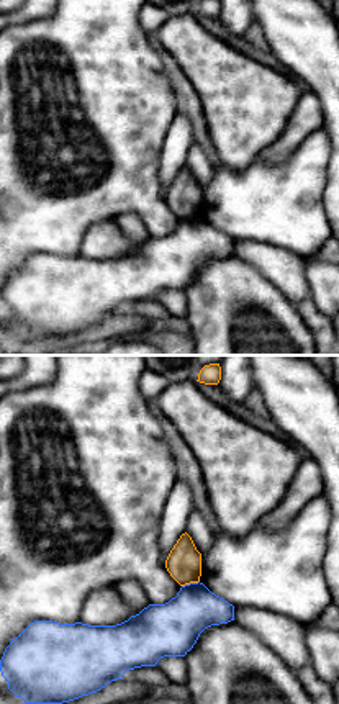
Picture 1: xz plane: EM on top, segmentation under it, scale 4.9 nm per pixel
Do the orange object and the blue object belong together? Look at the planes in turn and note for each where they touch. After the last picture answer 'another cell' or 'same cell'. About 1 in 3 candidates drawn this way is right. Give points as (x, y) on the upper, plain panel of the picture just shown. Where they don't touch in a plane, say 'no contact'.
meets orange at (190, 215)

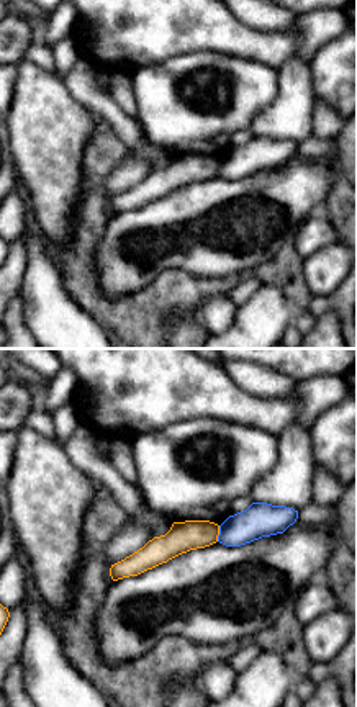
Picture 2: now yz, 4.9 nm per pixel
meets orange at (218, 167)

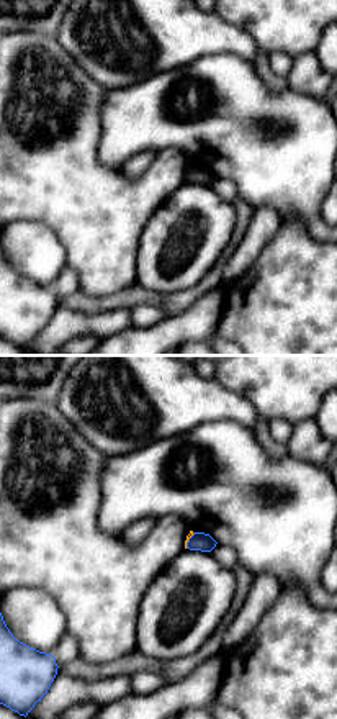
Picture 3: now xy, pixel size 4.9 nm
meets orange at (187, 174)

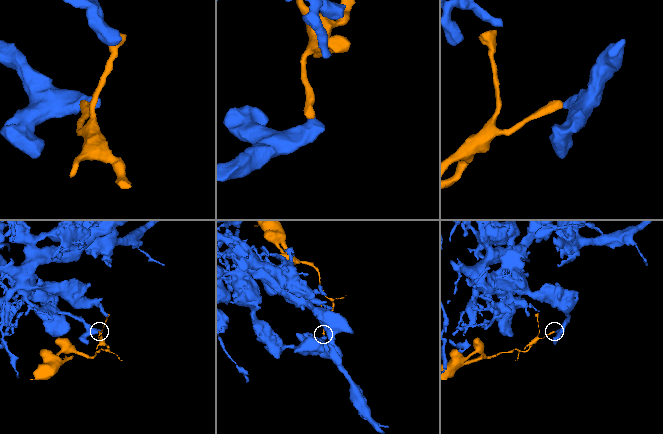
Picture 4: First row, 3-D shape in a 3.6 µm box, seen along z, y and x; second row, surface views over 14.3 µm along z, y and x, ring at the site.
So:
another cell

